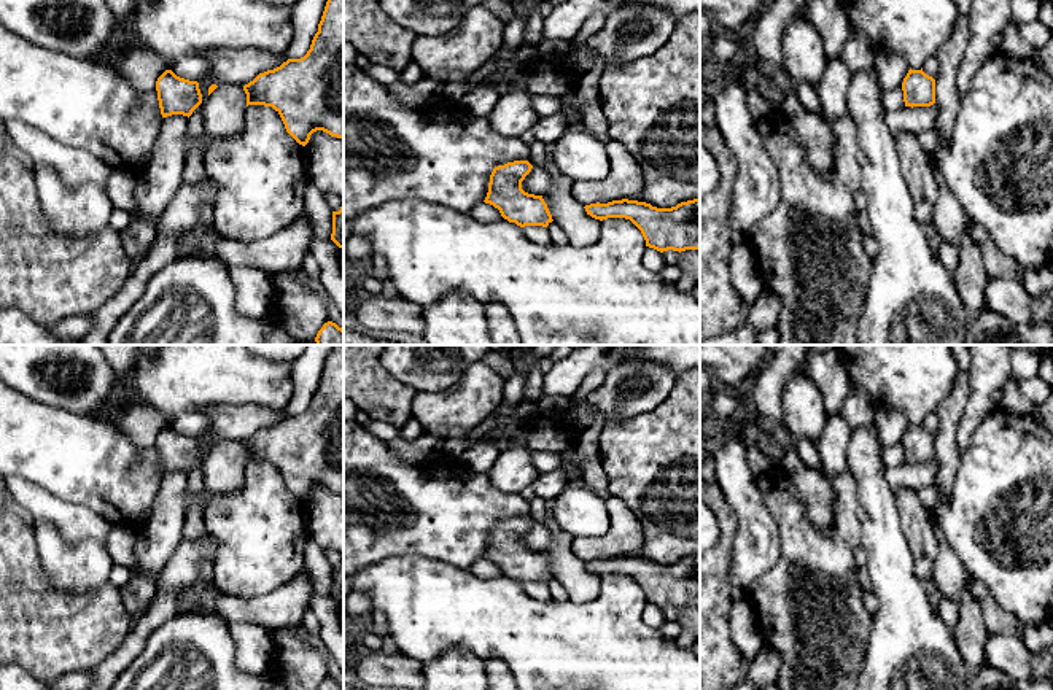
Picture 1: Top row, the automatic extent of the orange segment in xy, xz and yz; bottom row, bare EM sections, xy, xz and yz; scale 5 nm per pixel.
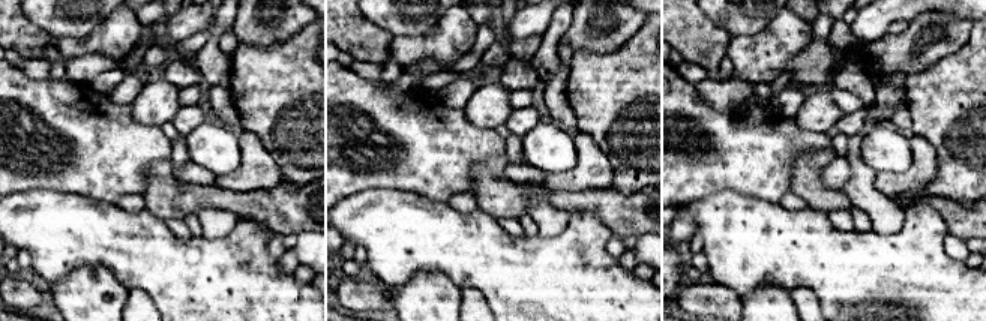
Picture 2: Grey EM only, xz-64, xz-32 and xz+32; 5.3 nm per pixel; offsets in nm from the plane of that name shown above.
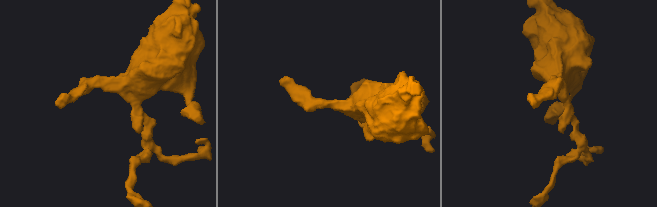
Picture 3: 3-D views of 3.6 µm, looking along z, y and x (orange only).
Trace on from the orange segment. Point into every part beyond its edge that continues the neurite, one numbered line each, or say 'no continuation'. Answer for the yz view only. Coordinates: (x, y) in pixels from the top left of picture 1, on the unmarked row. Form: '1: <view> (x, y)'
no continuation

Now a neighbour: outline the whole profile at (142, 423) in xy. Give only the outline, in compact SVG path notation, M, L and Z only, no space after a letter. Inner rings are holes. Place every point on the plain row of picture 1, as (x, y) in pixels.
M138 401L129 404L121 426L140 450L154 445L165 428L162 417L150 404Z

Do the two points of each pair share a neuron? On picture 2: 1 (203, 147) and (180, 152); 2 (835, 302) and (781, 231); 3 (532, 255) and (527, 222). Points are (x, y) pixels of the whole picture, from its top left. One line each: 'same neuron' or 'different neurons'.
1: different neurons
2: same neuron
3: different neurons

